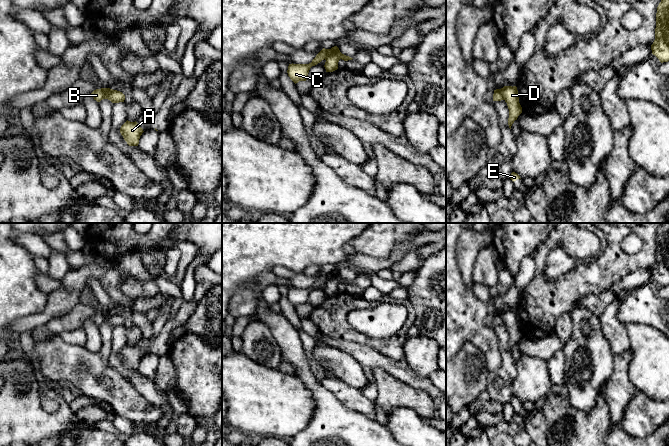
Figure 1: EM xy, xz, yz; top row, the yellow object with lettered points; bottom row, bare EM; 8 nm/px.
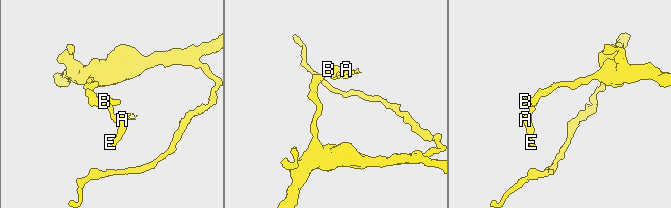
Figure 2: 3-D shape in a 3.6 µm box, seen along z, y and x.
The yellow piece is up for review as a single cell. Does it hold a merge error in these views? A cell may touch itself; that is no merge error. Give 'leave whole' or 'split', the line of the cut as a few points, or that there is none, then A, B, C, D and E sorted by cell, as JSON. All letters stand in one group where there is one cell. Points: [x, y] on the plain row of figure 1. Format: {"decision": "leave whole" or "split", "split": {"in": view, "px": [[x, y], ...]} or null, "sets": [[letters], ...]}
{"decision": "split", "split": {"in": "xz", "px": [[339, 281], [330, 278], [325, 283]]}, "sets": [["A", "D", "E"], ["B", "C"]]}

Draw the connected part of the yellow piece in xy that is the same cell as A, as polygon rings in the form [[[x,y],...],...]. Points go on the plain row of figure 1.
[[[126,345],[120,352],[120,357],[129,370],[138,370],[143,353],[135,346]]]

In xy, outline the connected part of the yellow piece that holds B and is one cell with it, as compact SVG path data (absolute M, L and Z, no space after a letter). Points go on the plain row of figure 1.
M106 312L96 313L90 318L94 324L100 326L103 323L108 323L112 327L124 326L125 319L117 314L110 313L109 316L106 315Z

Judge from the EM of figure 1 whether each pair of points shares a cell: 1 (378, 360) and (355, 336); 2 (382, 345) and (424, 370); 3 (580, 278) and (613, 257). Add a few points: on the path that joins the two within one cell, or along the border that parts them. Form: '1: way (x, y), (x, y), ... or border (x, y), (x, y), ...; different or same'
1: border (340, 338), (346, 341), (365, 344), (384, 355); different
2: border (407, 337), (403, 347), (404, 360); different
3: way (588, 278), (593, 277), (605, 265); same

